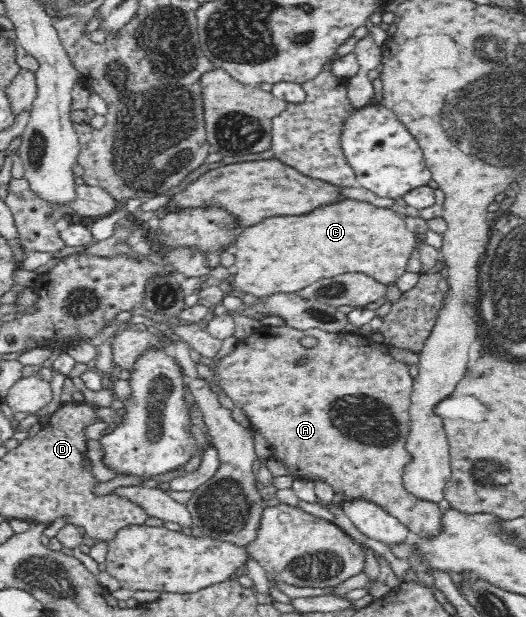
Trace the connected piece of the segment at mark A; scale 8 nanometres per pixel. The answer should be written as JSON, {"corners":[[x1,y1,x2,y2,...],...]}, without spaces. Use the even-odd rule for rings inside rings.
{"corners":[[287,325,283,327,263,326,240,340,236,346,237,349,233,353,229,353,227,357,221,358,214,365,214,371,216,371,216,377,218,377,217,385,242,410,254,429,259,431,270,443,273,457,286,464,291,477,322,479,331,485,334,492,343,491,349,498,358,497,359,499,372,501,380,505,383,509,386,509,393,517,399,519,409,530,415,532,420,539,425,537,432,538,442,532,444,528,442,527,444,511,439,509,438,503,415,498,415,496,412,496,405,490,402,482,403,467,411,461,411,454,405,451,405,439,407,439,409,432,410,397,413,389,413,377,409,374,407,364,403,364,390,357,383,346,376,345,367,335,363,336,359,333,353,333,350,336,346,336,340,333,326,332,317,328,301,331],[303,337,314,337,317,342,313,347,304,347,301,344],[301,357,307,357,309,362,303,366,295,365,295,361,301,359]]}

